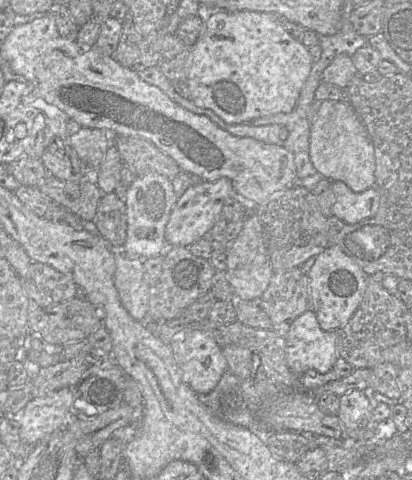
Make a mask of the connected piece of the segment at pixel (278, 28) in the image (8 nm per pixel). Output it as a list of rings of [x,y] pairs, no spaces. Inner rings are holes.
[[[218,11],[211,14],[189,55],[187,82],[191,101],[198,107],[212,110],[228,124],[244,124],[257,118],[293,111],[314,64],[308,48],[286,31],[281,18],[254,11]]]

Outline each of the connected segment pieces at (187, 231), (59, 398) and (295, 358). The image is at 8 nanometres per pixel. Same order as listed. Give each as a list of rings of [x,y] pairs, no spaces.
[[[222,177],[216,181],[203,181],[191,185],[174,204],[165,228],[165,239],[169,247],[188,247],[193,242],[202,239],[210,231],[221,215],[222,205],[226,198],[235,195],[231,181]]]
[[[64,387],[45,397],[31,399],[19,415],[22,440],[35,445],[54,431],[67,427],[72,398],[72,388]]]
[[[312,310],[293,321],[284,340],[287,366],[296,376],[308,370],[327,373],[339,357],[336,331],[322,330]]]

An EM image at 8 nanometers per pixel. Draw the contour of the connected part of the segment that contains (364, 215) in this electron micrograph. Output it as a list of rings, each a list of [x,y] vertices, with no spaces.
[[[332,181],[332,190],[332,215],[347,224],[372,218],[378,211],[380,195],[376,186],[363,192],[353,192],[344,182]]]

